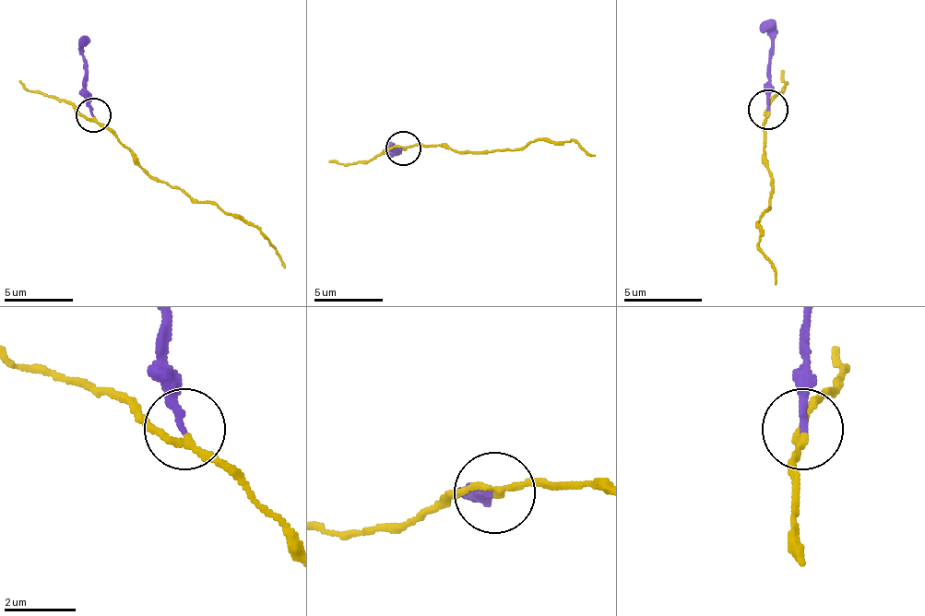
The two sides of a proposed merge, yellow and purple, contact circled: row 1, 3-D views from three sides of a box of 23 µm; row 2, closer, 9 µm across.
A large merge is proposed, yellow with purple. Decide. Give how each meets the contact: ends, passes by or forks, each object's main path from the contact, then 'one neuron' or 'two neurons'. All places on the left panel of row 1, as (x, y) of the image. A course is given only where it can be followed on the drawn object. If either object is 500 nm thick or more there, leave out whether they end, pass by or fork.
yellow passes by; purple ends; course yellow (94, 117), (152, 176), (180, 186), (194, 200), (215, 200), (229, 214), (239, 214), (263, 234), (284, 269); course purple (94, 113), (80, 38); two neurons

